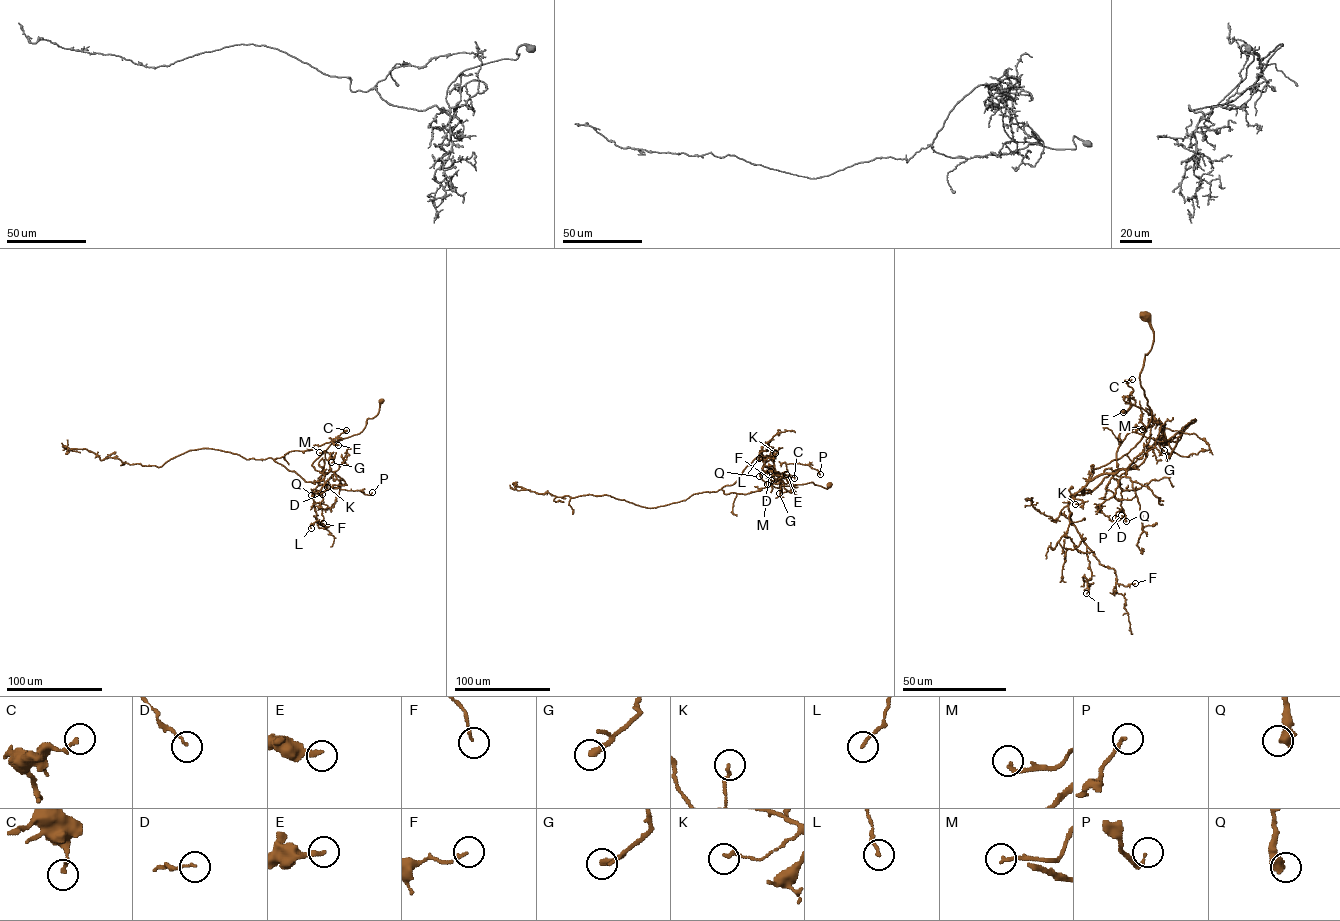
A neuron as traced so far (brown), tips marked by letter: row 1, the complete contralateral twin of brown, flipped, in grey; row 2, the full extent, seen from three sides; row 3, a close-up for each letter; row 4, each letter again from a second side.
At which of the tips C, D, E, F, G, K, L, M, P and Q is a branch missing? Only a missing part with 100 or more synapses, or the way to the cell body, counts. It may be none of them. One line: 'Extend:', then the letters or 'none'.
Extend: none

